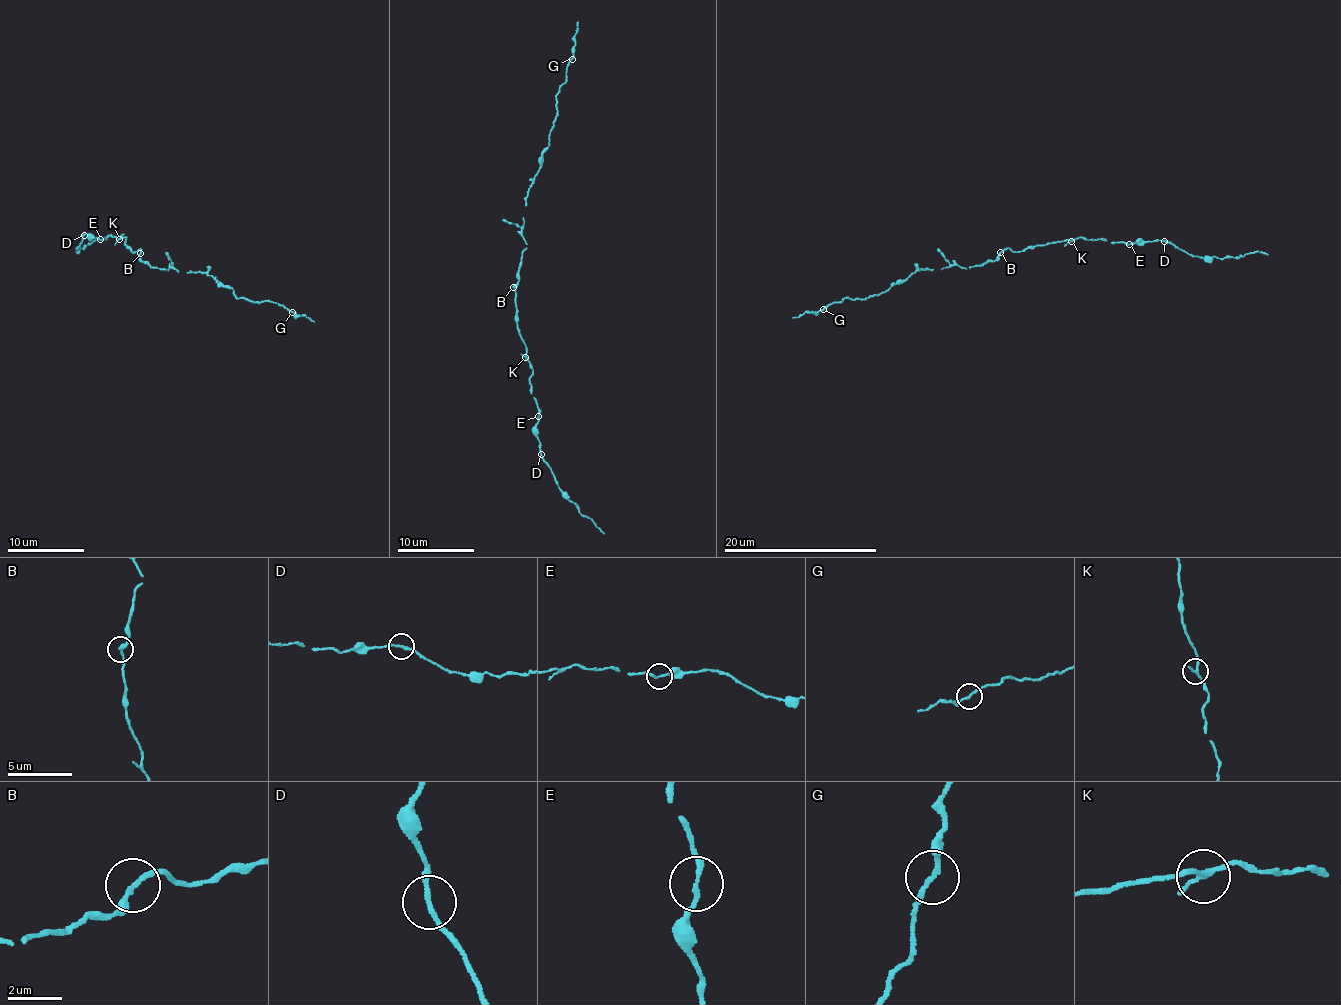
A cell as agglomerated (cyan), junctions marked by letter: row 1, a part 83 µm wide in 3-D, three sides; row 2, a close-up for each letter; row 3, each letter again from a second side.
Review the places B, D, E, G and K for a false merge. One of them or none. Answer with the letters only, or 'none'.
none

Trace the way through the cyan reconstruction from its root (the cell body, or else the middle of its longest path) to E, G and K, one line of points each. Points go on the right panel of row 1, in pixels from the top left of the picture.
E: (1003, 252), (1011, 248), (1013, 252), (1024, 251), (1028, 247), (1079, 237), (1129, 243)
G: (1003, 252), (995, 260), (977, 266), (915, 270), (878, 295), (843, 297), (841, 302), (831, 302), (823, 309)
K: (1003, 252), (1007, 248), (1024, 251), (1045, 243), (1071, 241)

